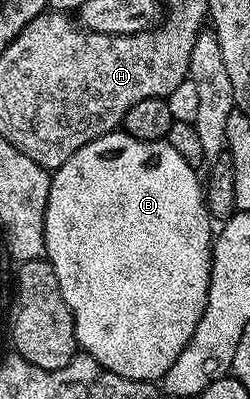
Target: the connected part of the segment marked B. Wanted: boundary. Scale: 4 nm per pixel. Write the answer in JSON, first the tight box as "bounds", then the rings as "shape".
{"bounds":[45,129,213,380],"shape":[[[122,129],[110,131],[108,135],[89,141],[65,165],[54,168],[51,175],[51,192],[45,213],[45,241],[47,242],[46,258],[50,259],[57,273],[57,281],[61,285],[61,293],[65,297],[65,305],[73,313],[75,336],[80,348],[92,355],[102,367],[117,373],[126,379],[162,380],[164,373],[181,357],[181,349],[189,345],[189,337],[193,337],[193,329],[197,329],[197,321],[201,321],[201,313],[205,313],[205,301],[209,293],[211,280],[211,249],[213,246],[213,220],[207,213],[207,202],[203,200],[204,184],[197,176],[196,168],[189,165],[178,155],[177,149],[165,141],[141,141],[127,134]]]}

